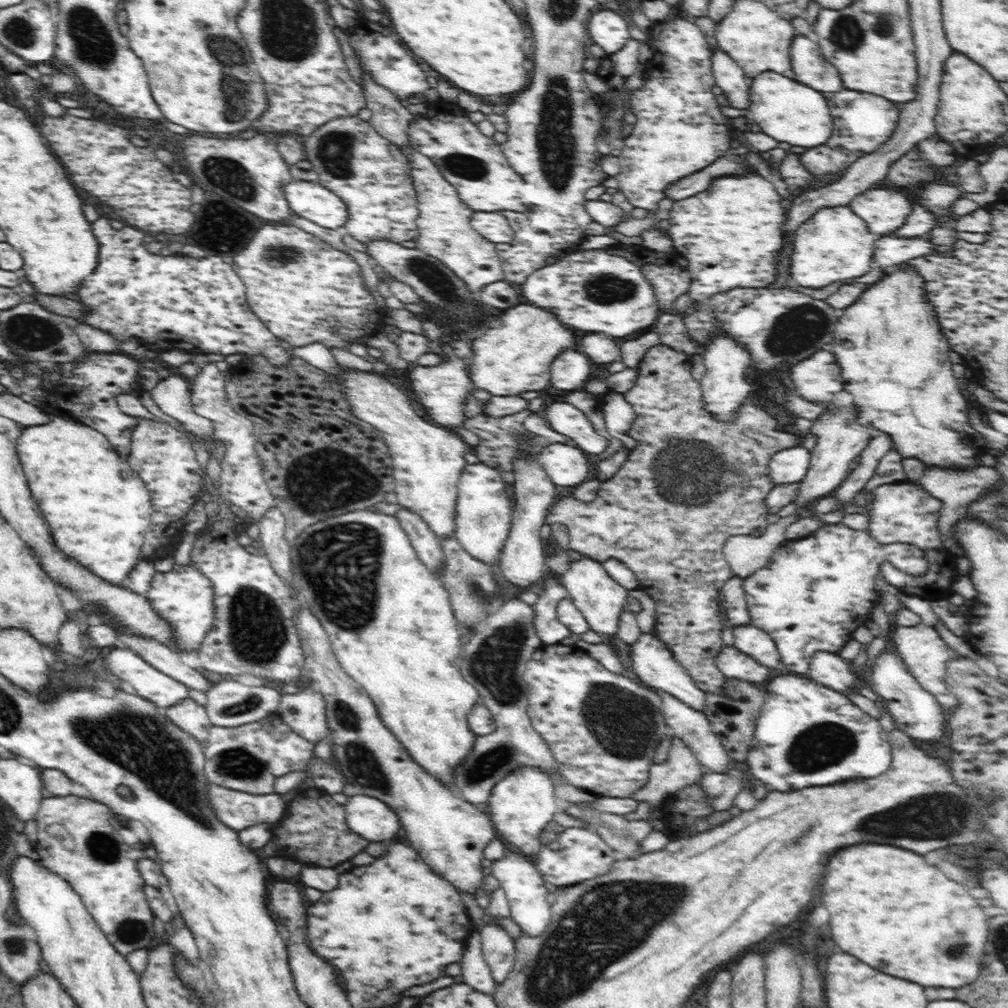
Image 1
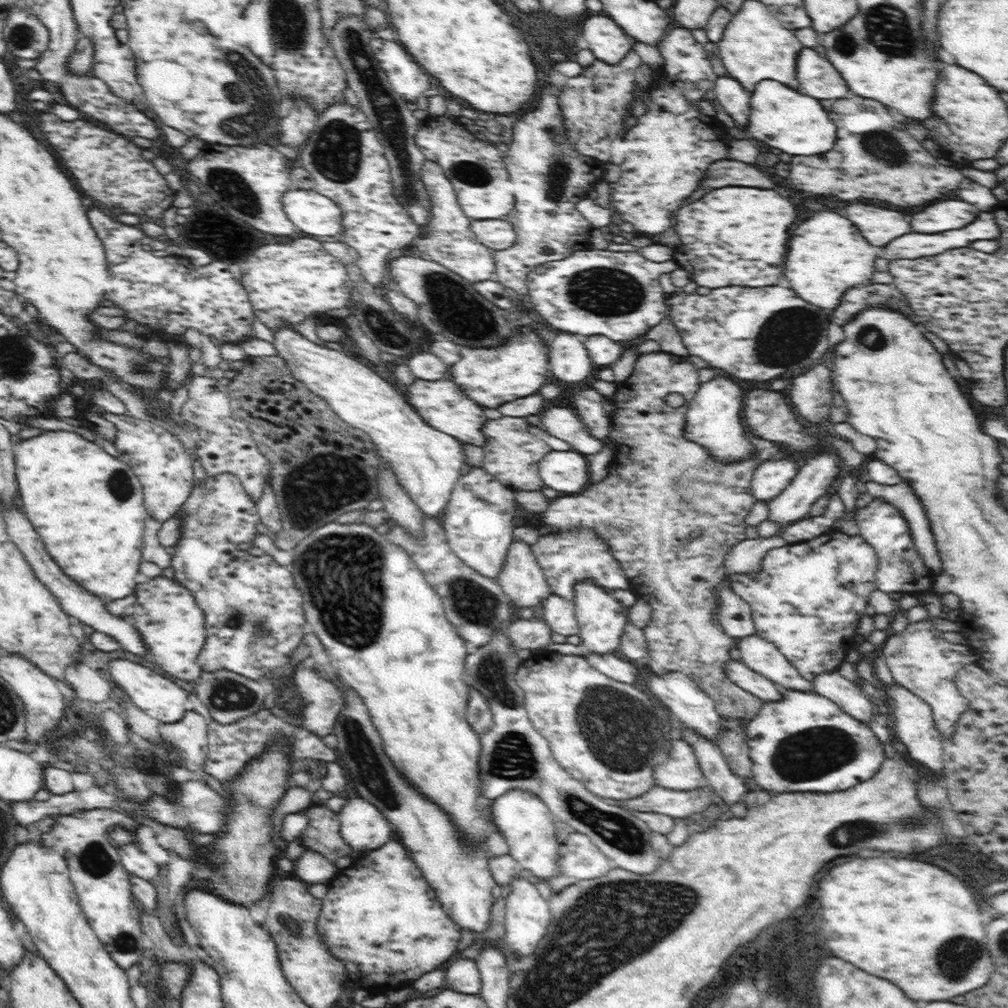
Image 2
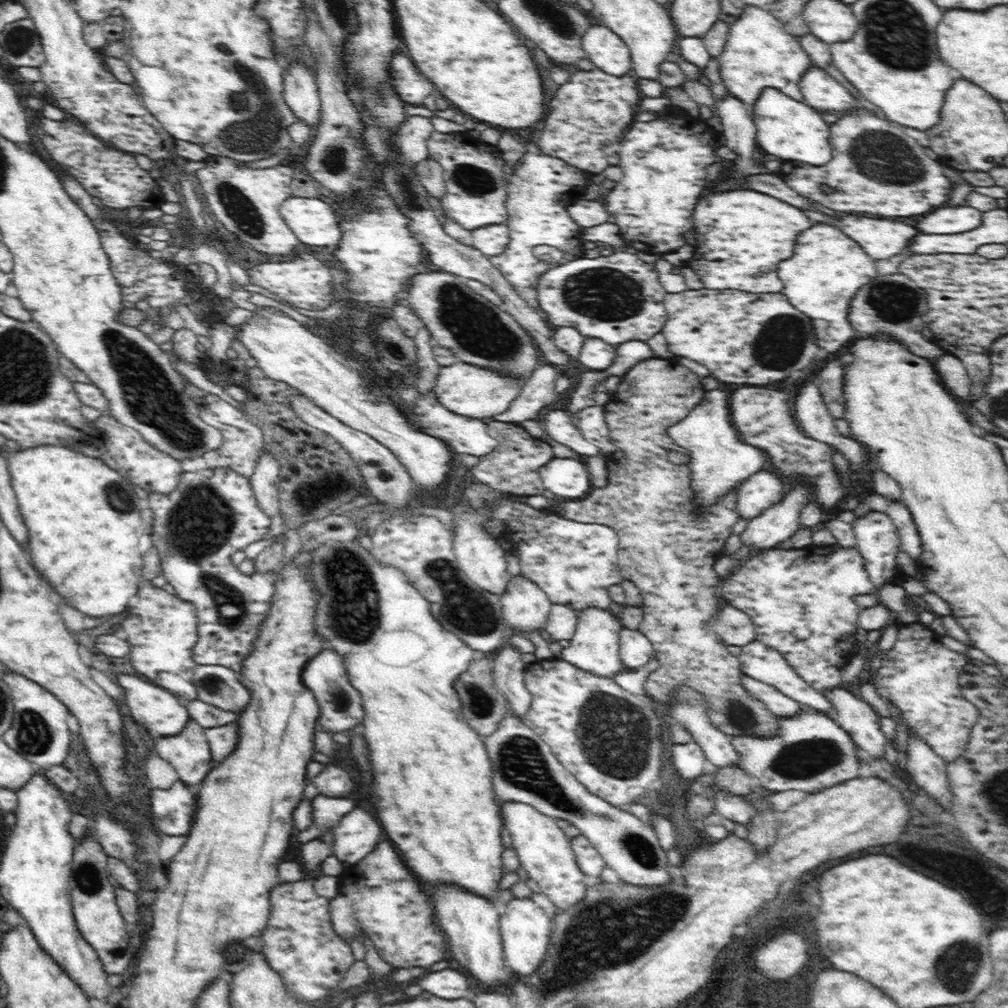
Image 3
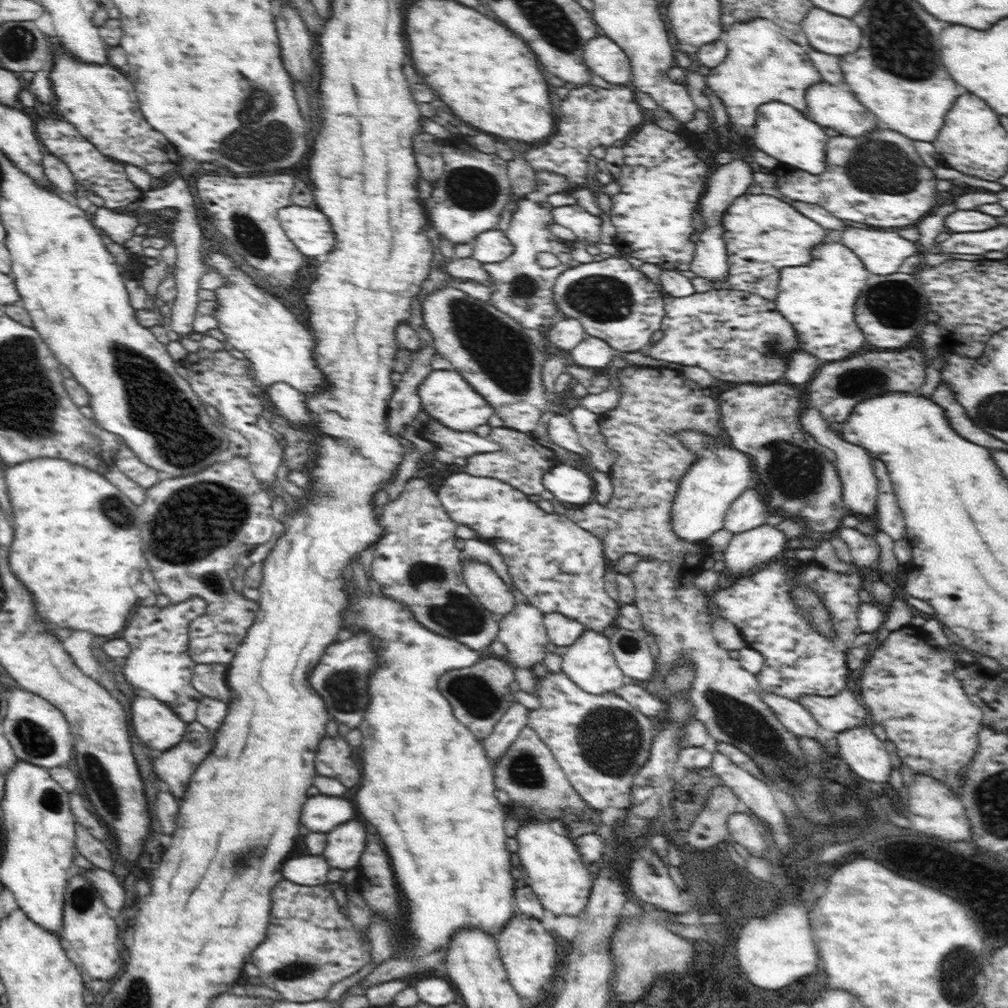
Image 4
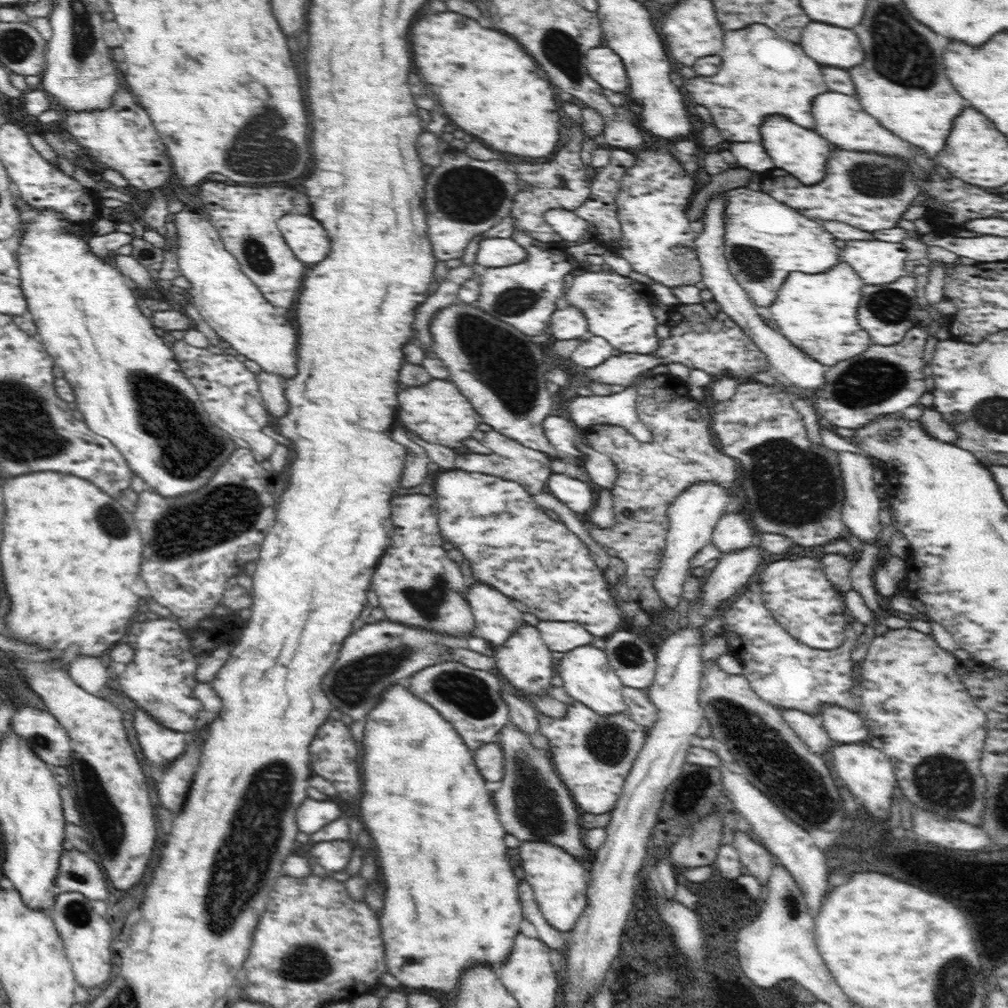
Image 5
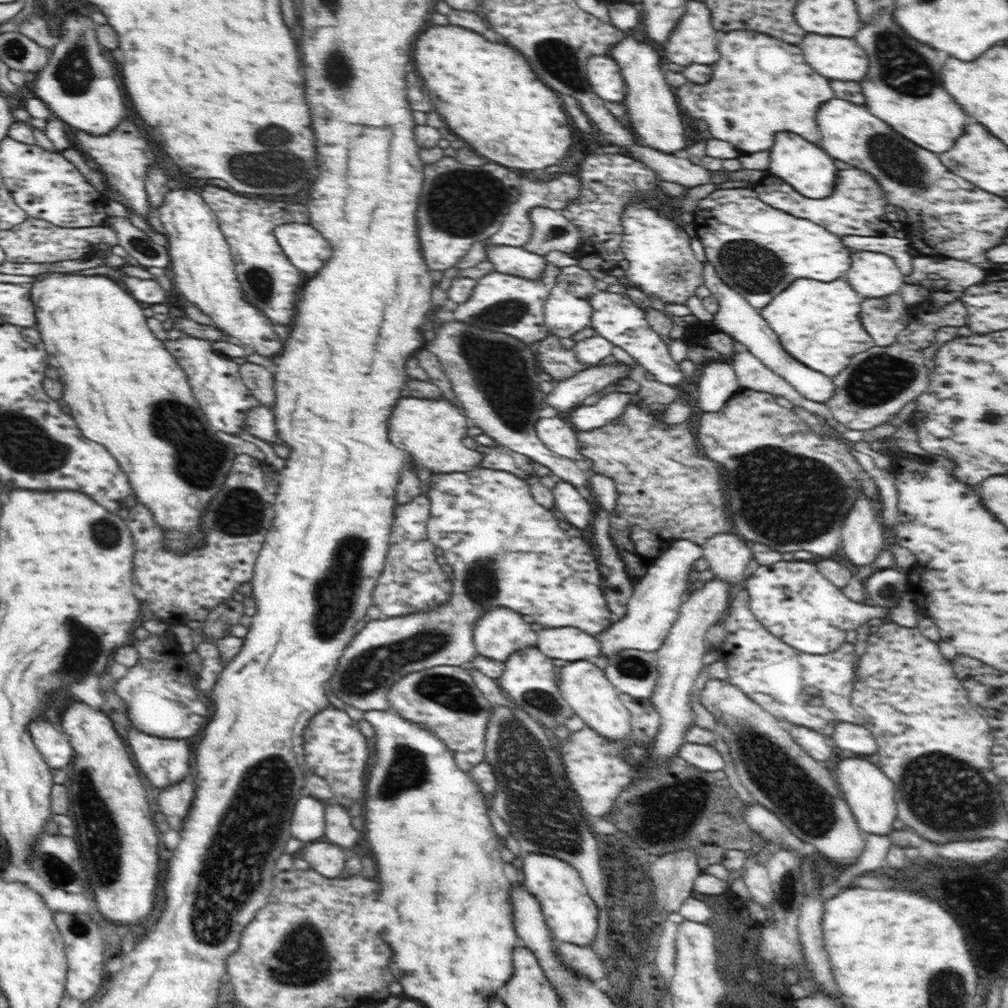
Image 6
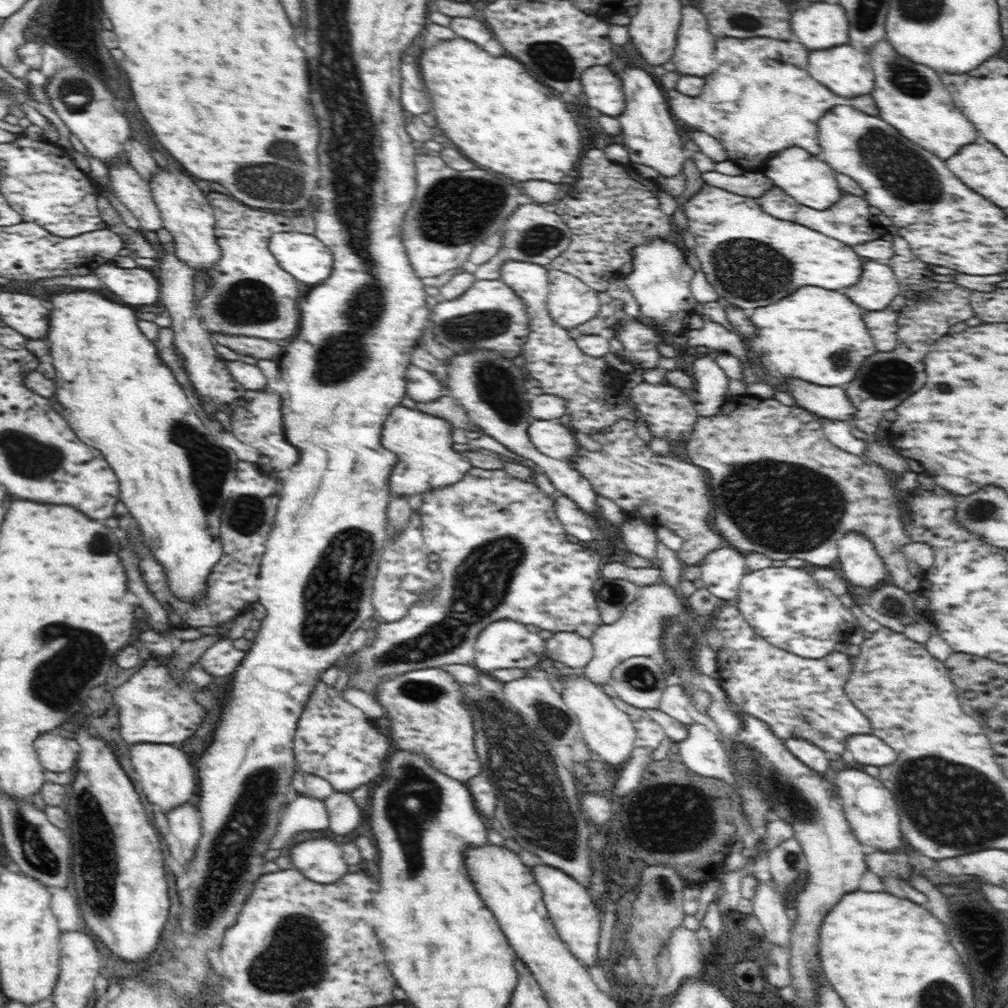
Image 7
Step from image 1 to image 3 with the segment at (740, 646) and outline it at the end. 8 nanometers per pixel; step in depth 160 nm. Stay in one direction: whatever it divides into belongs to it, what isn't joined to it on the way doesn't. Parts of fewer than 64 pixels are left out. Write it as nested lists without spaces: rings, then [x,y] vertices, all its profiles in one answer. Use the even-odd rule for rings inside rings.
[[[755,639],[753,642],[742,646],[742,652],[740,652],[740,656],[737,658],[740,660],[744,675],[748,675],[776,688],[785,696],[792,698],[792,700],[799,702],[807,708],[816,709],[816,711],[820,711],[820,713],[824,713],[828,715],[828,717],[832,717],[832,719],[835,717],[835,710],[832,708],[832,703],[824,697],[824,694],[815,690],[812,686],[809,686],[806,681],[802,680],[802,677],[794,671],[794,667],[790,666],[782,657],[782,654],[764,644],[764,642]]]

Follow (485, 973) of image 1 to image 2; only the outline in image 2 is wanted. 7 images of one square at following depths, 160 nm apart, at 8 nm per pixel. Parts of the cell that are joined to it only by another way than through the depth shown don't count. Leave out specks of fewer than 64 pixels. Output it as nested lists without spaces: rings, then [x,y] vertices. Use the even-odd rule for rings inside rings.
[[[459,958],[454,960],[445,970],[446,988],[464,994],[478,995],[482,979],[475,959]]]

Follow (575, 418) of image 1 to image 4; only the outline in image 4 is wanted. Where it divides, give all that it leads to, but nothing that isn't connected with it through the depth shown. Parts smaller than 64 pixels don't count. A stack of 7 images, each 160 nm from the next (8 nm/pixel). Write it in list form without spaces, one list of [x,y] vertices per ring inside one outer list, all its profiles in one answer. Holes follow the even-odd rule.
[[[554,412],[552,416],[547,415],[544,427],[549,439],[554,444],[558,444],[562,448],[568,448],[570,452],[576,452],[576,454],[586,454],[588,452],[580,443],[580,437],[574,429],[569,415],[561,415],[558,412]]]

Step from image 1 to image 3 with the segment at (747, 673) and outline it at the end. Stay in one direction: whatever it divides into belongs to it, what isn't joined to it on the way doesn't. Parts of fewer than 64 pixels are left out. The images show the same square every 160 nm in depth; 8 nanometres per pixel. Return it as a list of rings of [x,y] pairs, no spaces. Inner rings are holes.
[[[748,675],[741,676],[741,683],[747,693],[762,701],[776,717],[793,717],[805,708],[804,705],[785,696],[776,688]]]

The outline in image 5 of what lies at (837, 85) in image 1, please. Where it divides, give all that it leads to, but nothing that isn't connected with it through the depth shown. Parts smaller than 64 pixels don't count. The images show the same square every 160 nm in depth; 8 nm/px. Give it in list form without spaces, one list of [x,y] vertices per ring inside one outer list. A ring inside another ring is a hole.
[[[836,91],[824,92],[814,98],[812,105],[815,128],[818,135],[822,135],[833,147],[849,152],[864,152],[865,154],[882,154],[891,158],[900,158],[907,164],[915,164],[912,146],[907,141],[884,128],[876,118],[863,110],[860,101],[854,95],[847,95]]]

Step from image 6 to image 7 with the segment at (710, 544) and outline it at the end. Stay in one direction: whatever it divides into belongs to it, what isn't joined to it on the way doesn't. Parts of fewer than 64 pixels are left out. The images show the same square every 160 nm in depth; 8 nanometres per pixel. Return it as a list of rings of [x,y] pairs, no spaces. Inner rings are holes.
[[[726,544],[725,547],[711,550],[698,565],[701,570],[699,578],[704,582],[704,587],[714,594],[714,596],[727,601],[734,601],[737,598],[740,582],[746,574],[744,553]]]

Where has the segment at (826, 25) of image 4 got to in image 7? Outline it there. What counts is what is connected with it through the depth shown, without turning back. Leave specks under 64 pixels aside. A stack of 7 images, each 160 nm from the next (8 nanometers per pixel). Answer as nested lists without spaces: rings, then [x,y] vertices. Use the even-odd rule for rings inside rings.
[[[845,44],[824,50],[809,50],[810,74],[822,85],[832,90],[834,94],[846,100],[853,96],[871,94],[874,88],[874,73],[868,60],[868,53],[860,52],[858,48]]]

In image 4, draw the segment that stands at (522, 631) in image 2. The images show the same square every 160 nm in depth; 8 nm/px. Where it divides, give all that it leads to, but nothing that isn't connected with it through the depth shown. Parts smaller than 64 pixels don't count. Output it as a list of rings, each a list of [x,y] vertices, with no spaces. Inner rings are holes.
[[[512,701],[504,716],[496,723],[494,730],[488,738],[482,741],[482,748],[486,750],[486,757],[493,764],[500,762],[500,757],[516,740],[524,726],[528,725],[529,711],[518,701]]]

